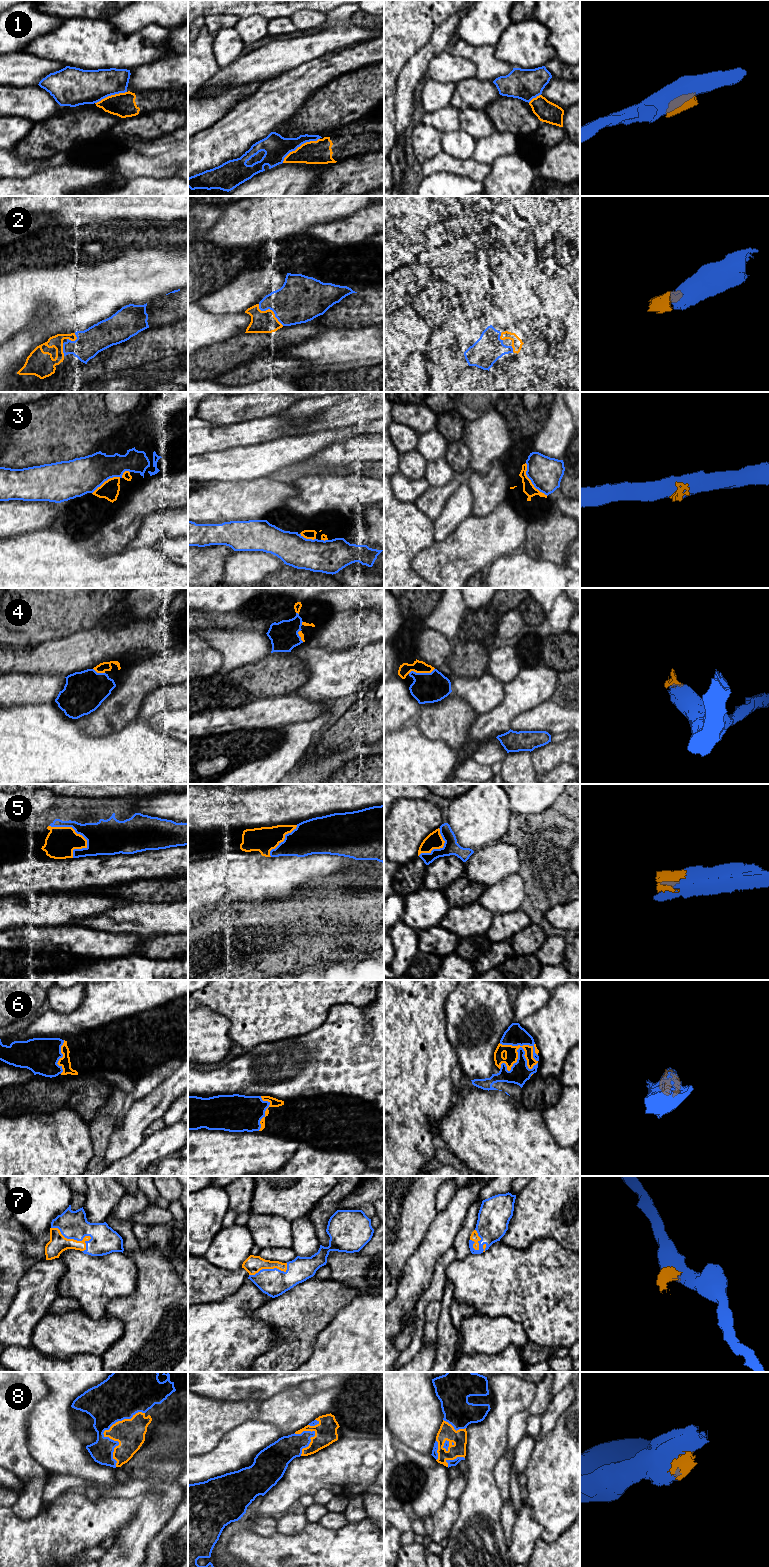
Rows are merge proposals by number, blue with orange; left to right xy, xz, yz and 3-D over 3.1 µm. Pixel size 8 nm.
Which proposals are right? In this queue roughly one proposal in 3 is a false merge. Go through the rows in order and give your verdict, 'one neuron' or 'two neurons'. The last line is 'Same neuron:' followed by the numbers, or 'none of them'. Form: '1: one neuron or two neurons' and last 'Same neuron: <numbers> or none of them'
1: two neurons
2: one neuron
3: two neurons
4: one neuron
5: one neuron
6: one neuron
7: one neuron
8: two neurons
Same neuron: 2, 4, 5, 6, 7

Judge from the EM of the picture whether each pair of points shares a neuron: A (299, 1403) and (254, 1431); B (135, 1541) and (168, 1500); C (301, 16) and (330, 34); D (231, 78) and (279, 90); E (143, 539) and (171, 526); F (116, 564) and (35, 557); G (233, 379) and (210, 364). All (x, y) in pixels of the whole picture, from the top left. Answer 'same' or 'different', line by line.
A: different
B: same
C: different
D: different
E: same
F: same
G: different

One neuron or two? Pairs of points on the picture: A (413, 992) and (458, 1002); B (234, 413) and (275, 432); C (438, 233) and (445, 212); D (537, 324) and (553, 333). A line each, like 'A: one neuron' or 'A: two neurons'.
A: two neurons
B: two neurons
C: two neurons
D: two neurons

